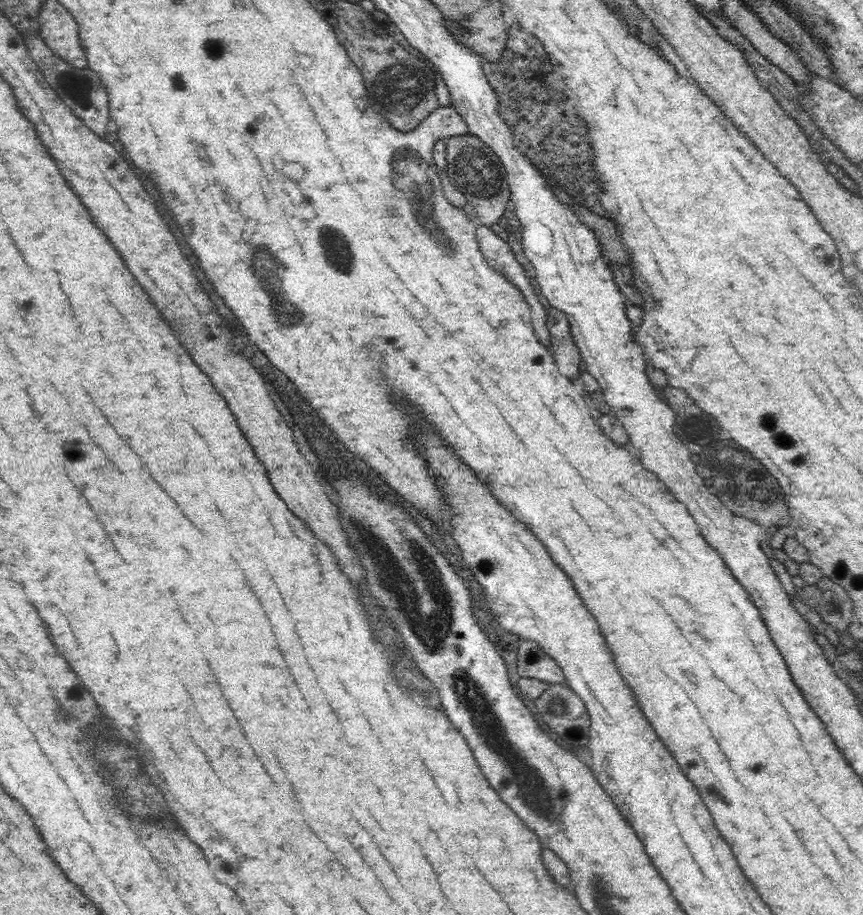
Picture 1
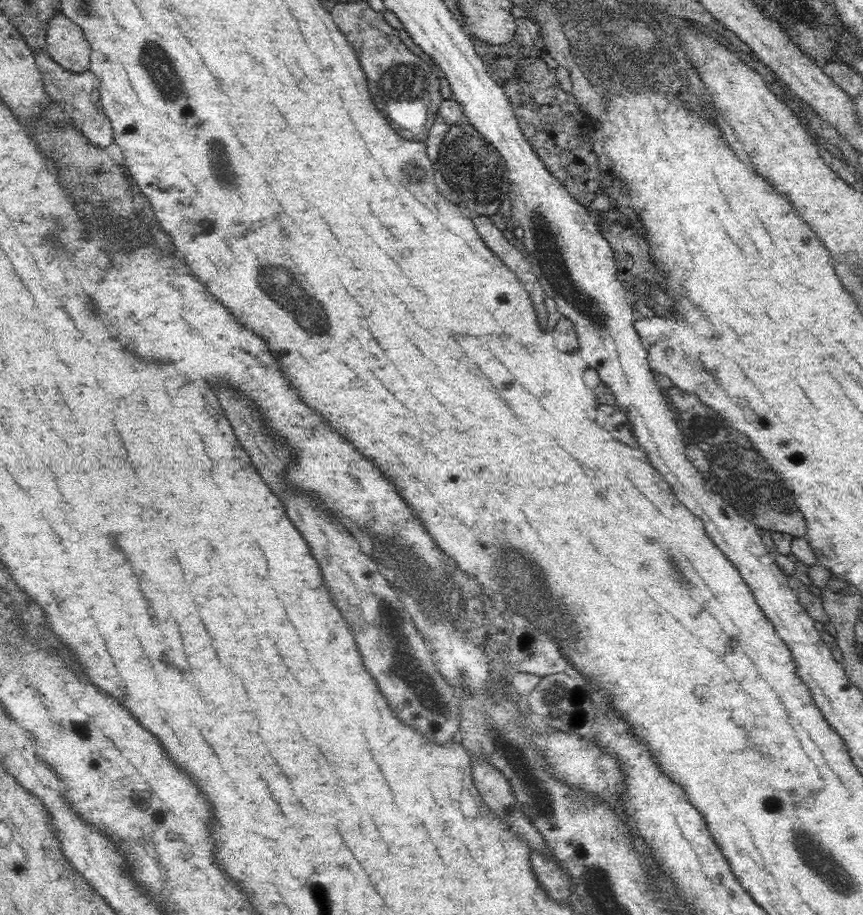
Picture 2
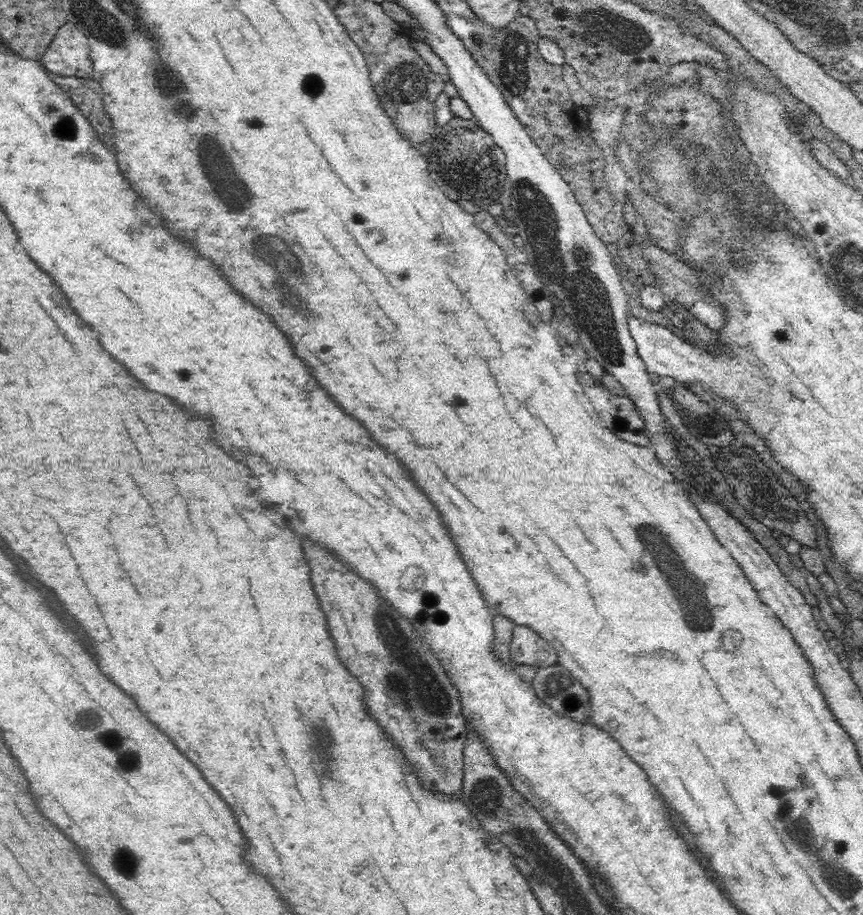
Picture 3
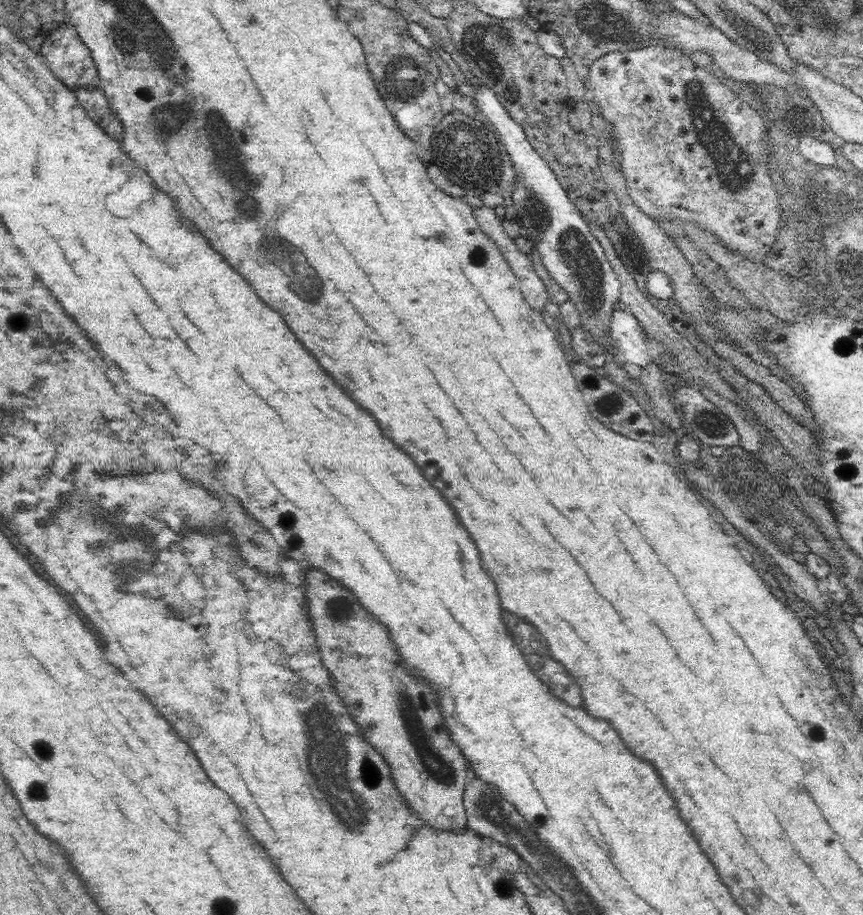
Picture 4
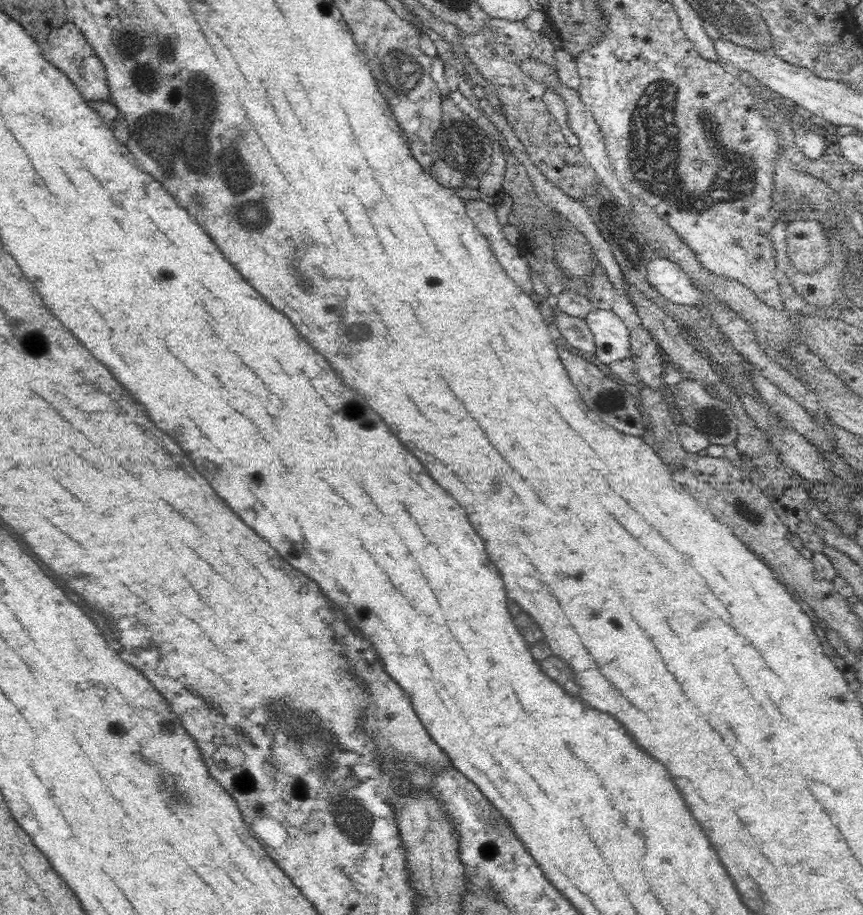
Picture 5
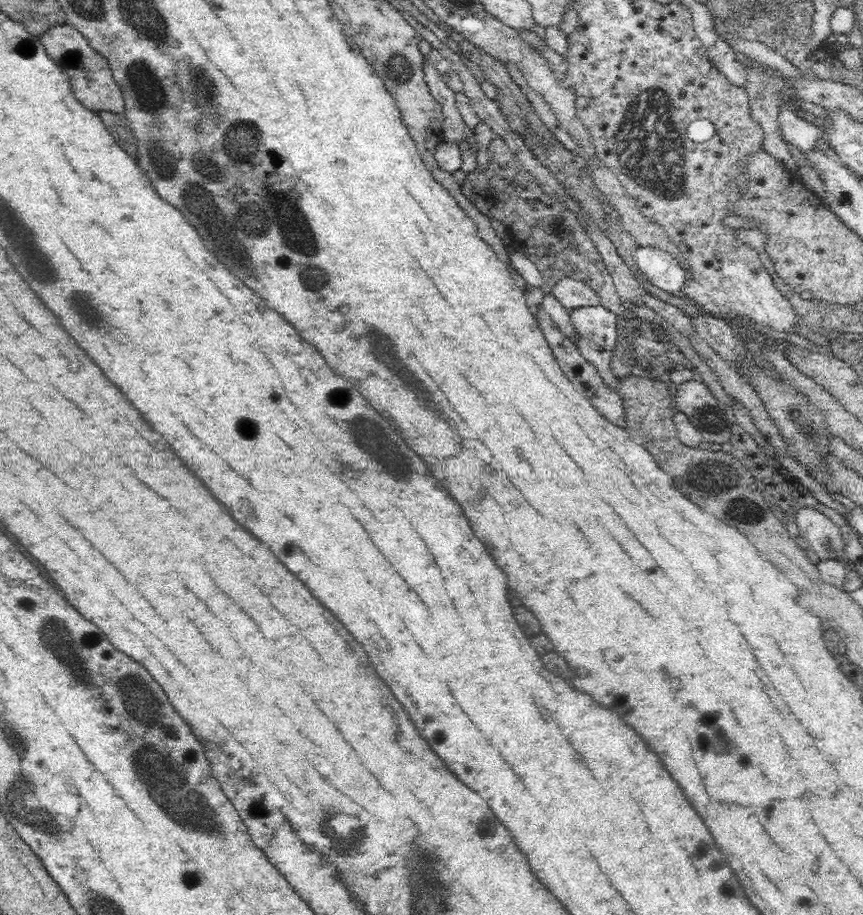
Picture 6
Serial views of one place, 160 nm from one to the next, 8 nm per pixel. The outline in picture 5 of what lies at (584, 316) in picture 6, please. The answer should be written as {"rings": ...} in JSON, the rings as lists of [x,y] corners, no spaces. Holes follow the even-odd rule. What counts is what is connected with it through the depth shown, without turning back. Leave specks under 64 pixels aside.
{"rings":[[[592,309],[584,318],[595,341],[595,356],[610,366],[614,361],[629,357],[630,332],[614,311]]]}

